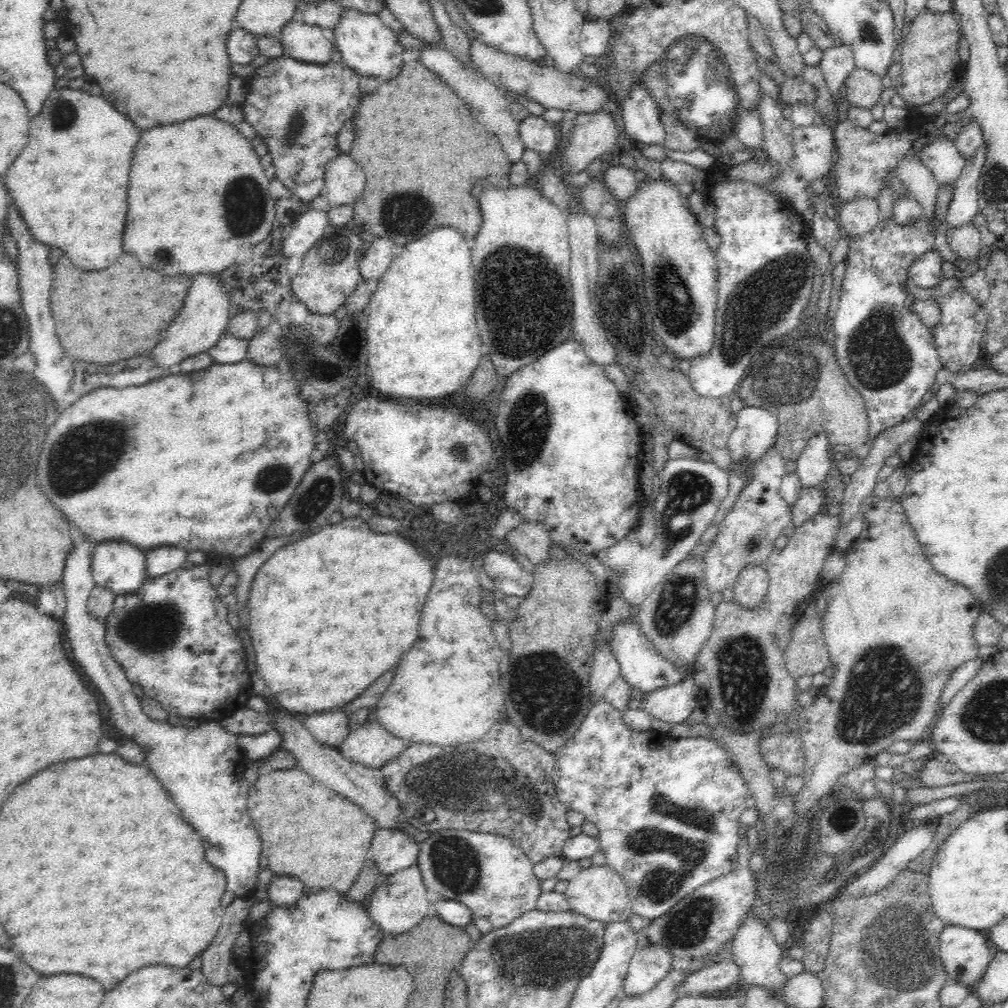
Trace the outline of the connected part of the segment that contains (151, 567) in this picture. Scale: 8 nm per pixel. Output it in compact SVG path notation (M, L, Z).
M172 545L157 546L144 551L148 577L157 577L181 568L187 557L186 549Z

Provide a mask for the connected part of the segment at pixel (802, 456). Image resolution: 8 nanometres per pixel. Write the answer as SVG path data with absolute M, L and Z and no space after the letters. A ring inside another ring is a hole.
M814 433L814 436L808 439L796 460L795 469L804 487L821 486L826 480L828 472L835 465L834 461L828 457L828 447L828 434Z

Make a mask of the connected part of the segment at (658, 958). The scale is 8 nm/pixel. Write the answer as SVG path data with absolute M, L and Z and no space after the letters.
M648 945L636 950L629 962L620 997L636 996L648 992L669 972L670 954L661 946Z

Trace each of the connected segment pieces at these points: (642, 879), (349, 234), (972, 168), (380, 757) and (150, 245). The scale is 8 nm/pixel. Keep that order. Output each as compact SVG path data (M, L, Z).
M606 700L596 702L587 712L580 728L574 736L567 740L558 751L553 753L555 768L553 782L559 795L559 800L566 805L568 810L576 810L584 816L585 821L592 822L598 829L601 851L605 856L605 864L622 875L631 899L631 909L634 914L640 914L646 919L658 918L682 898L692 894L700 886L708 884L715 878L720 878L736 870L738 866L738 842L739 830L742 827L739 817L745 812L744 801L748 795L748 788L742 779L740 772L733 766L729 753L710 737L670 738L667 733L650 729L648 731L636 731L629 729L622 722L622 713L614 705Z
M328 225L322 238L303 256L298 274L291 278L291 290L295 299L305 302L308 310L314 314L333 314L354 292L355 286L361 280L358 252L362 241L360 235L354 234L346 225Z
M983 146L970 160L968 160L962 170L962 174L953 184L952 198L948 203L943 222L947 228L956 230L960 226L972 223L972 218L979 214L979 191L977 184L980 171L985 161L987 148Z
M370 718L350 731L338 750L347 760L370 768L380 768L406 747L404 740L392 736L378 721Z
M210 116L190 118L184 122L168 124L168 126L156 126L150 130L144 130L132 156L132 170L128 178L128 210L126 210L126 224L124 224L124 252L136 254L142 266L156 268L158 272L172 276L172 274L198 274L198 272L222 272L230 268L236 260L236 254L242 248L252 248L256 244L265 241L265 236L270 232L275 219L275 197L269 189L271 181L265 174L265 169L260 165L259 156L252 150L251 142L236 130L236 127Z

